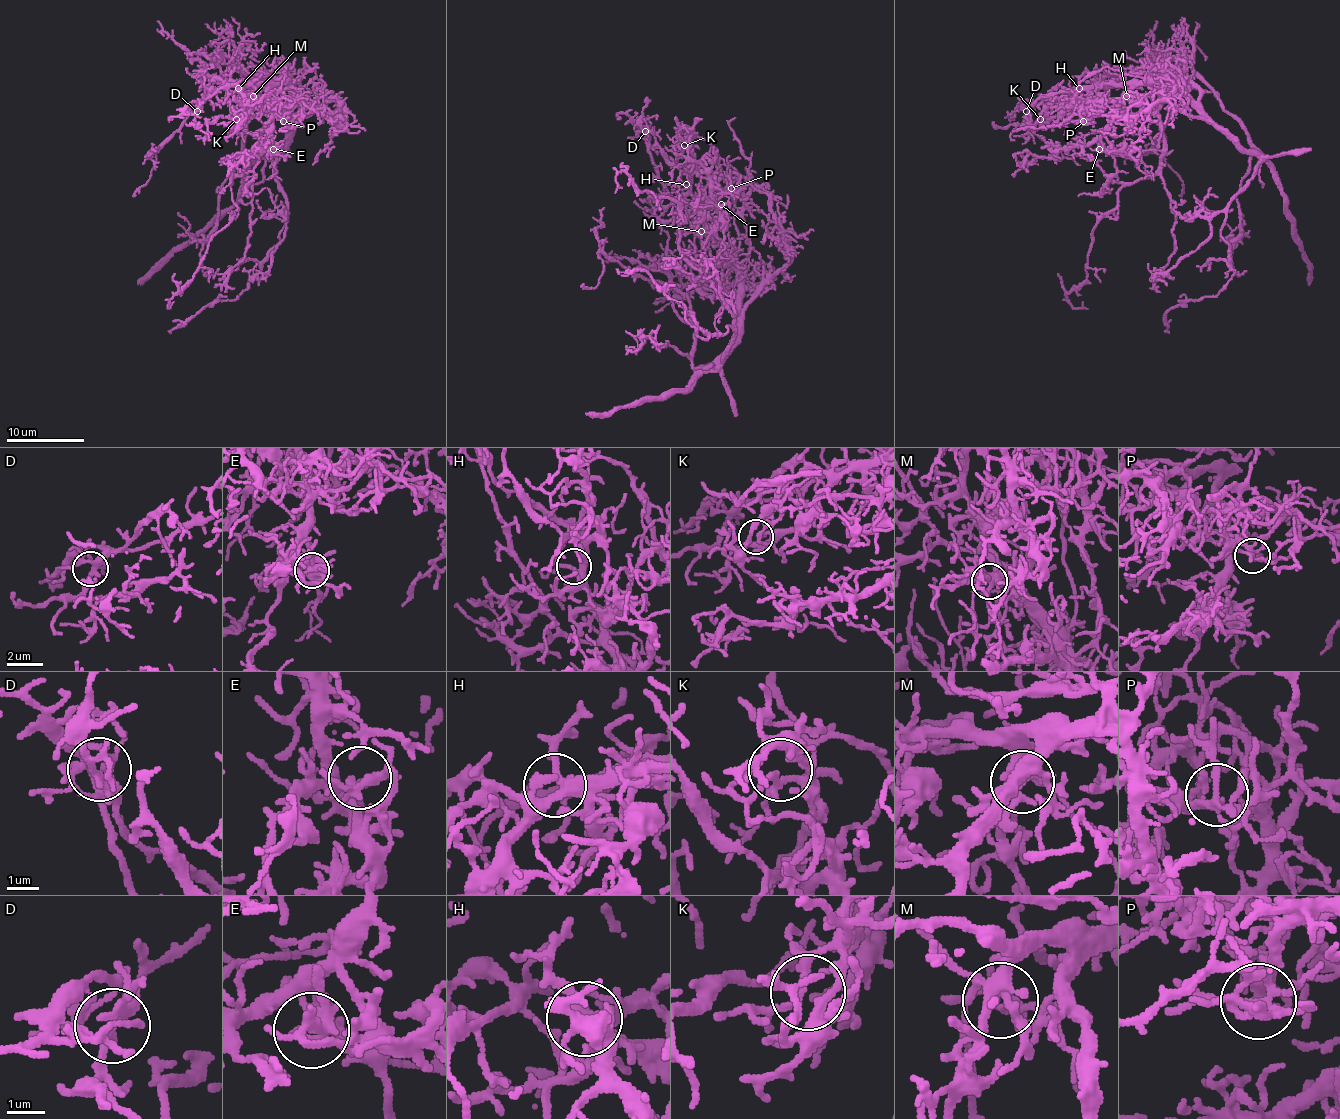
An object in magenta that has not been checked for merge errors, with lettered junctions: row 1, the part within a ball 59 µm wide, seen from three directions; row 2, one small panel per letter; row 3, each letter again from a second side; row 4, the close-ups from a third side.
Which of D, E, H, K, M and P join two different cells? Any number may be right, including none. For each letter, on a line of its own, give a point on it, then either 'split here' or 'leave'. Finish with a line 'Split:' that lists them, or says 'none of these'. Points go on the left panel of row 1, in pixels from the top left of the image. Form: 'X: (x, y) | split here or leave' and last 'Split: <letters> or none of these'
D: (197, 111) | leave
E: (273, 149) | leave
H: (238, 88) | leave
K: (236, 119) | leave
M: (253, 96) | leave
P: (283, 121) | leave
Split: none of these

